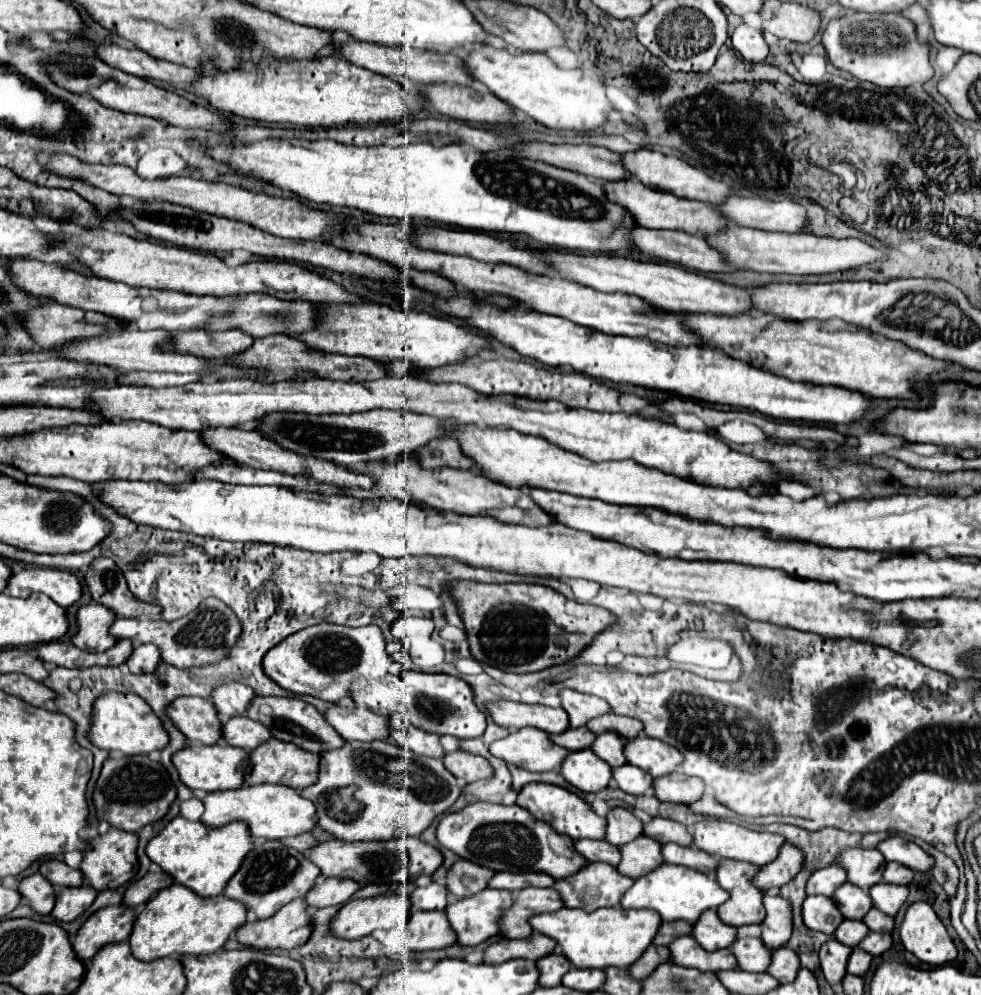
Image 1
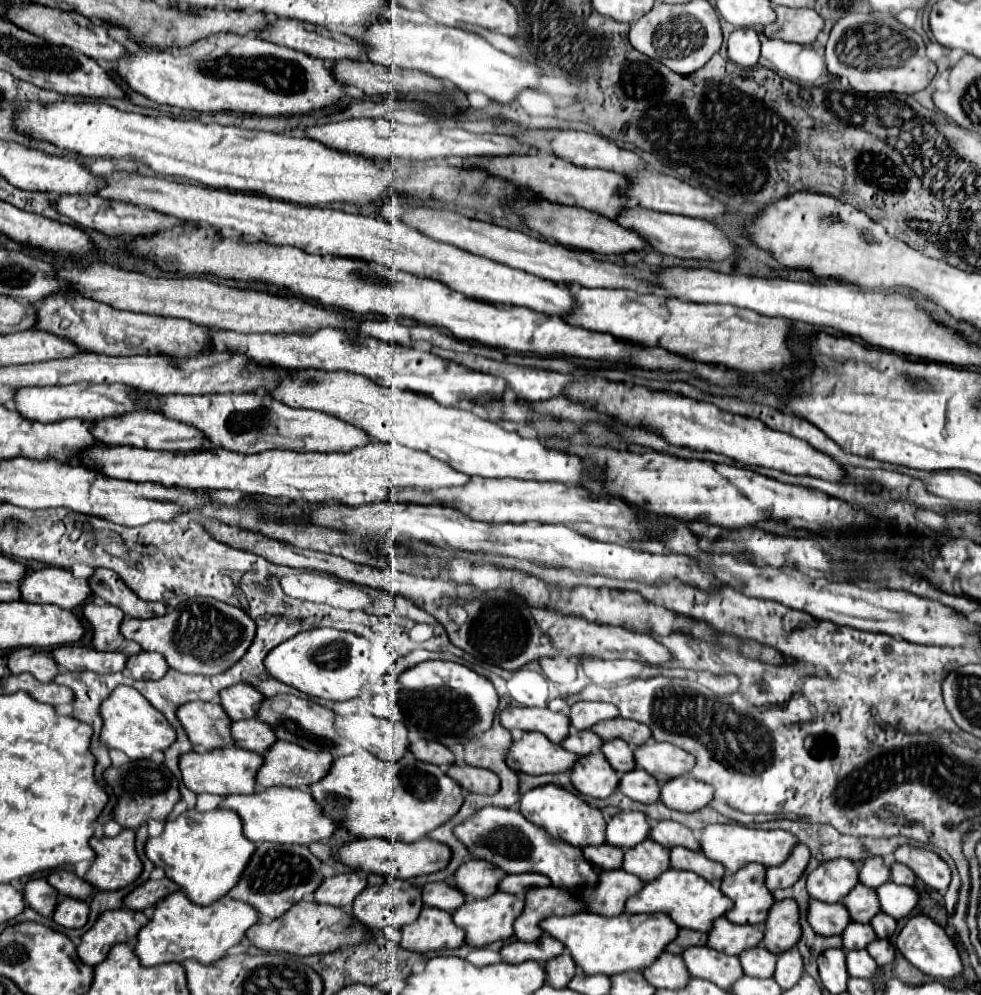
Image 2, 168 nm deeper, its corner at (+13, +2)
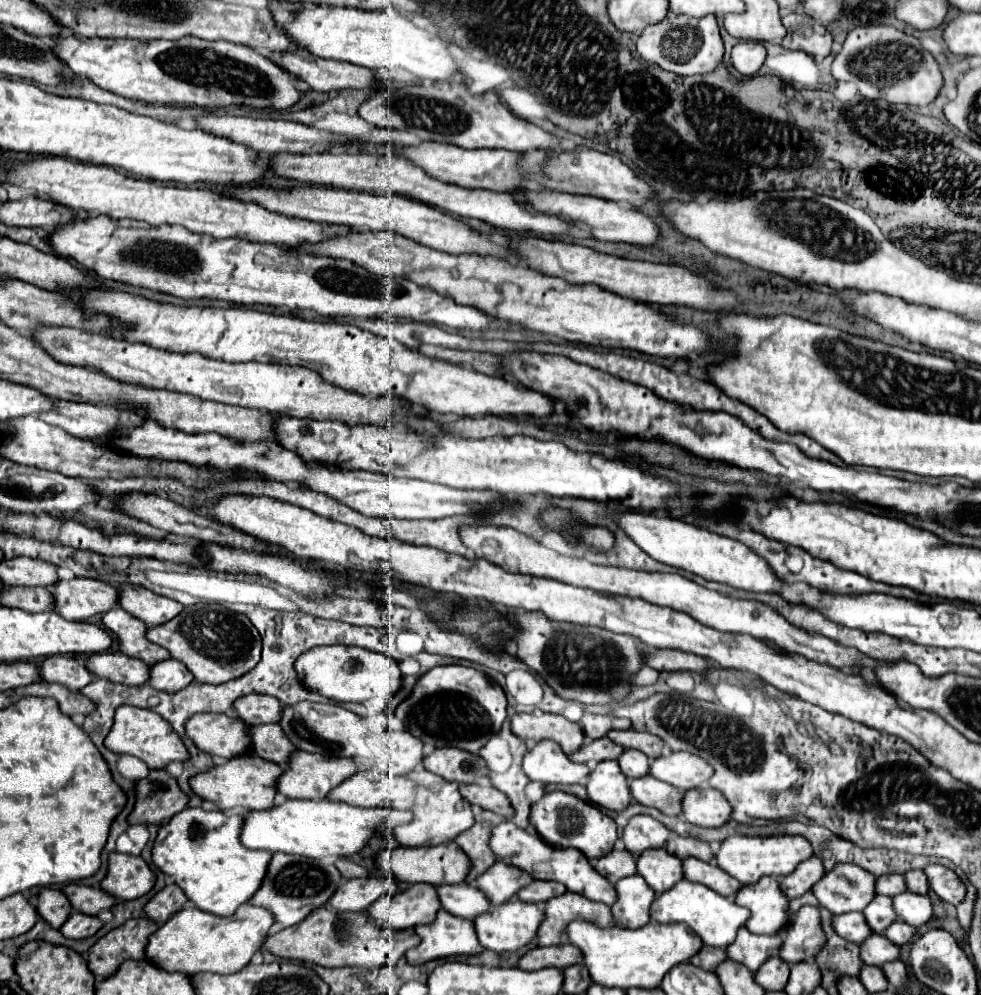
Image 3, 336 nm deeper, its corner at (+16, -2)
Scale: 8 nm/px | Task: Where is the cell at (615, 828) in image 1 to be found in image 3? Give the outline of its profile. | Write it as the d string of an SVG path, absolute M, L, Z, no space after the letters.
M634 816L622 834L626 850L636 856L648 848L666 848L668 838L670 830L650 816Z

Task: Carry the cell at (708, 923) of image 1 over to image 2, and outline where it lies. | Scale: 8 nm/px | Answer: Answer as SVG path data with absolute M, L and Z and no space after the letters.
M723 916L713 920L711 930L707 932L707 946L725 954L739 954L743 948L757 946L763 940L763 932L753 926L741 926L725 920Z

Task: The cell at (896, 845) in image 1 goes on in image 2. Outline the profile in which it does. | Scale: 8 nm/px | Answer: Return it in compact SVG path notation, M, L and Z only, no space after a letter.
M901 844L895 848L893 852L895 860L909 866L927 886L945 892L951 880L951 872L949 866L931 850L925 848L917 848L917 846L909 846L909 844Z

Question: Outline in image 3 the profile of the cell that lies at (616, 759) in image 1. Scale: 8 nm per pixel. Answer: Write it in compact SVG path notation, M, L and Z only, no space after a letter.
M624 750L624 756L620 756L618 760L622 772L632 780L632 778L642 778L648 776L650 772L650 760L646 754L642 754L640 750Z

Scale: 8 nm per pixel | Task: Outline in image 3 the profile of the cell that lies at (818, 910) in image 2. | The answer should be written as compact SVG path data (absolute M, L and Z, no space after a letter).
M852 912L852 914L842 914L842 916L834 916L834 930L848 942L854 944L862 944L864 940L868 940L874 930L868 926L866 918L862 912Z

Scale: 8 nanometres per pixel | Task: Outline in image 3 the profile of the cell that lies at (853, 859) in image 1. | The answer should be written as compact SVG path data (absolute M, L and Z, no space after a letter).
M886 874L876 880L876 892L882 896L898 896L906 892L906 880L902 874Z

